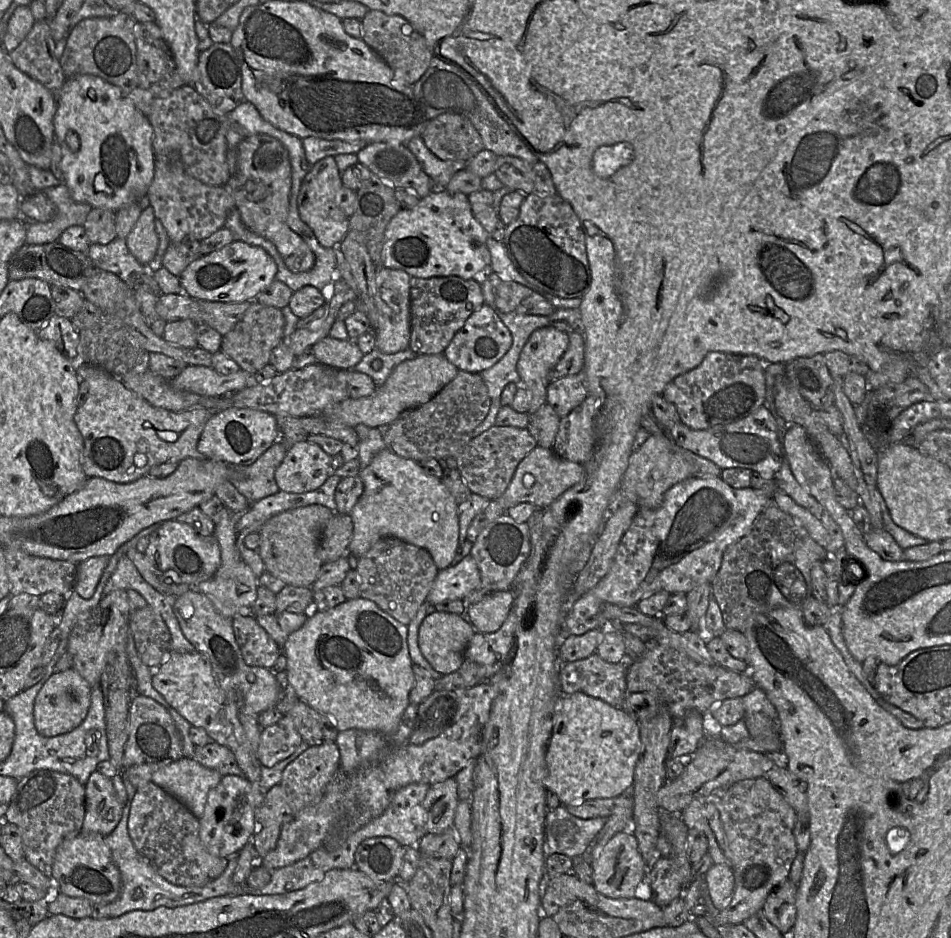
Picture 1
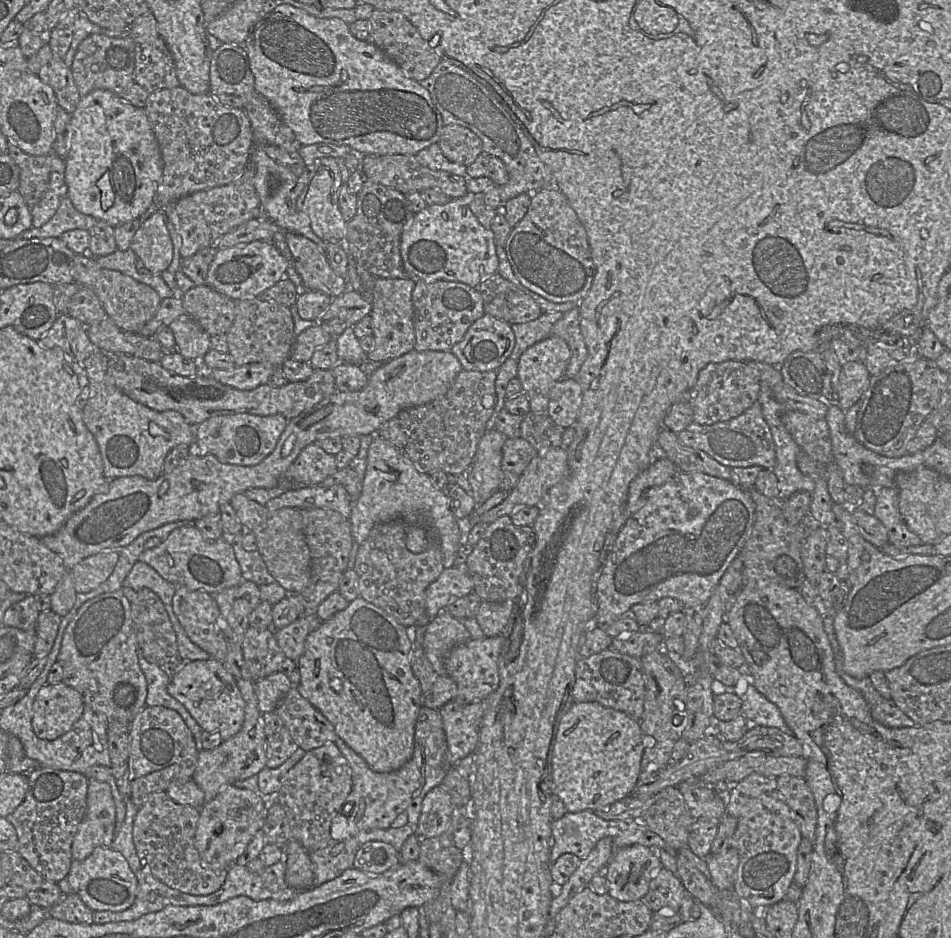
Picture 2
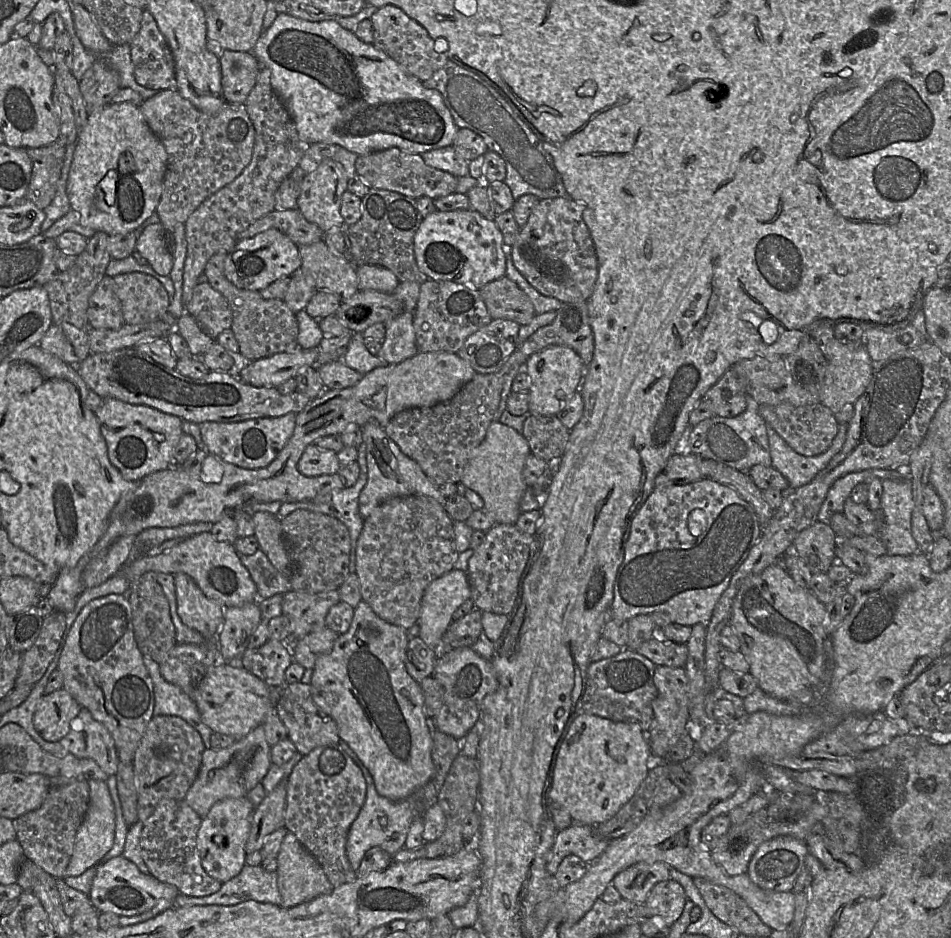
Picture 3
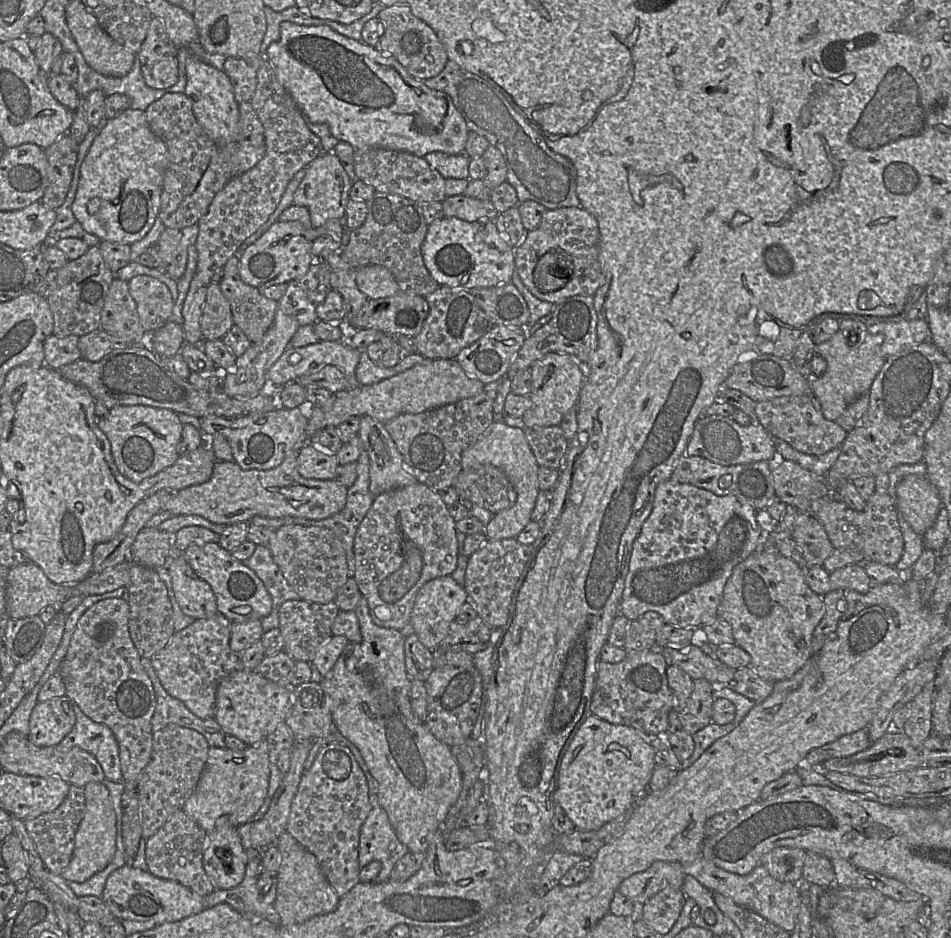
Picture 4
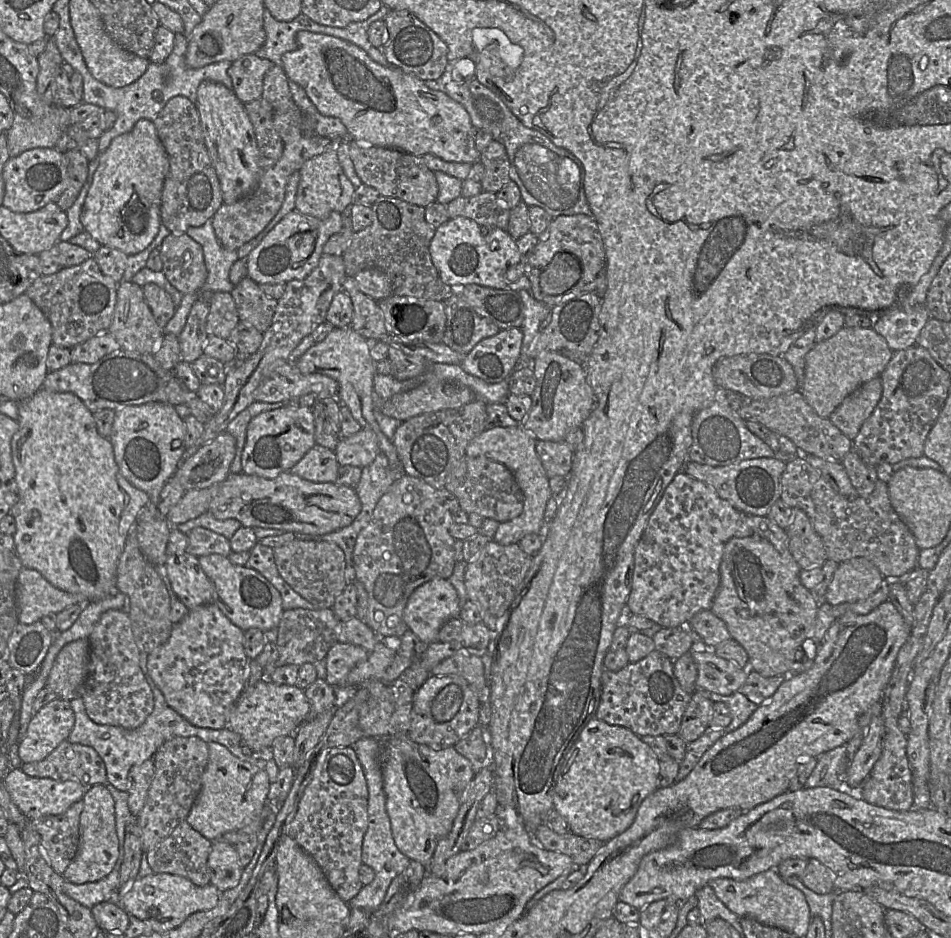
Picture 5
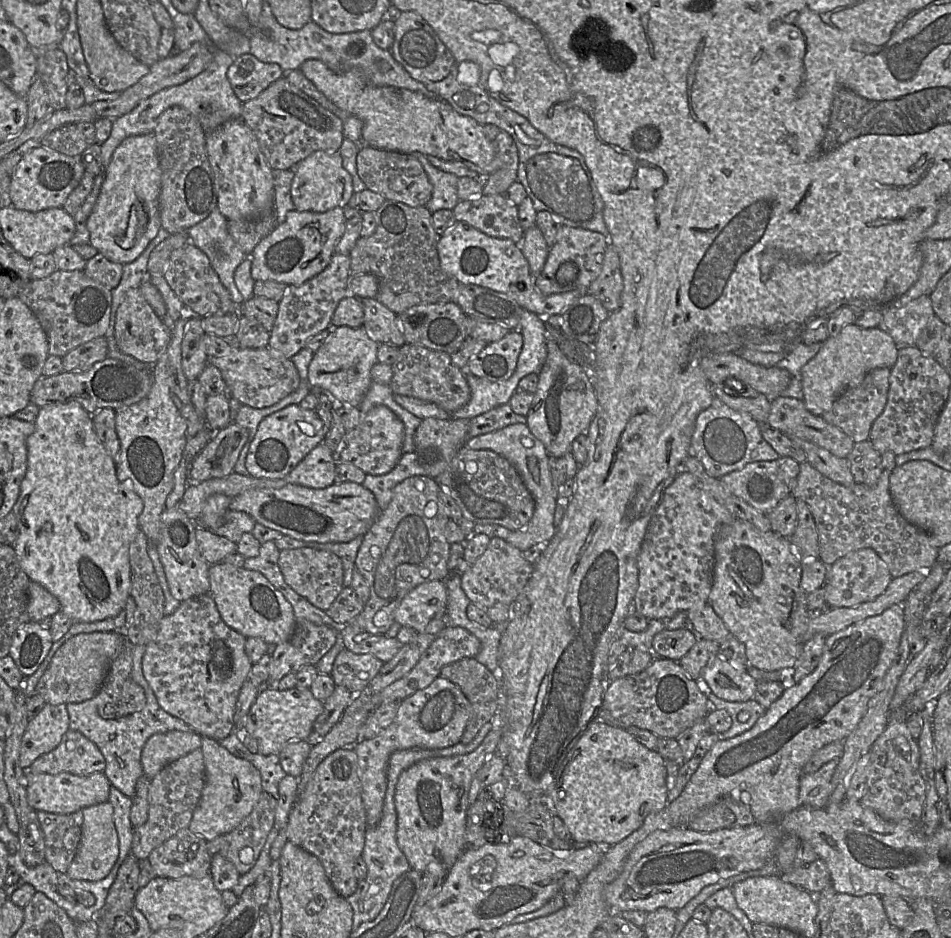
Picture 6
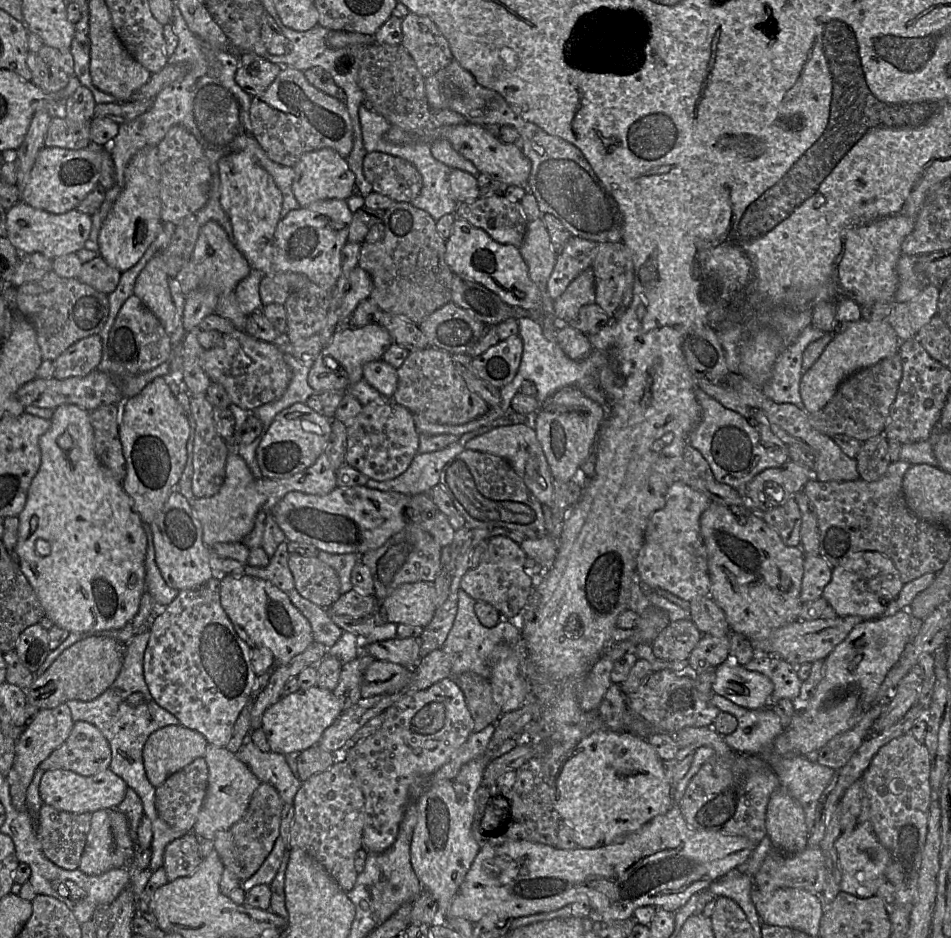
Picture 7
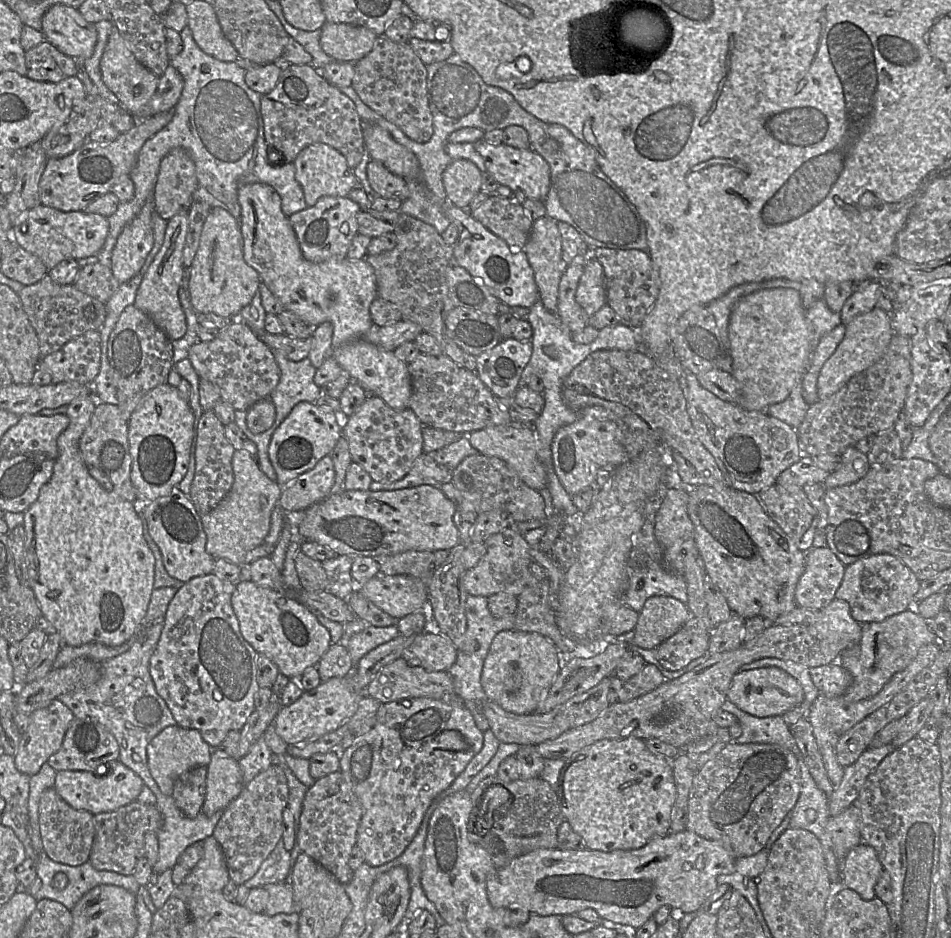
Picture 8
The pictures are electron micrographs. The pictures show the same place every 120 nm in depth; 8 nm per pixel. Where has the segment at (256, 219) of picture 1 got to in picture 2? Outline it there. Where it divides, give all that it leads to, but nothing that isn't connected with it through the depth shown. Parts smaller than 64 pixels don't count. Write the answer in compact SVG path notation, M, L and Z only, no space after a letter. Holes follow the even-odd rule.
M286 232L285 240L305 289L321 291L332 298L348 289L346 277L333 271L324 251L317 244L293 232Z

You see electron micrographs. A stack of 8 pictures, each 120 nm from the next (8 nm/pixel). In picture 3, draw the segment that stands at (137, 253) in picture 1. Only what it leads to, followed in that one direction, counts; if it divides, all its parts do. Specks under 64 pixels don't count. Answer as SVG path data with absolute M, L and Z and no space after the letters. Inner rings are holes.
M161 222L147 226L136 242L138 251L161 276L169 276L173 267L173 255L168 246L168 230Z

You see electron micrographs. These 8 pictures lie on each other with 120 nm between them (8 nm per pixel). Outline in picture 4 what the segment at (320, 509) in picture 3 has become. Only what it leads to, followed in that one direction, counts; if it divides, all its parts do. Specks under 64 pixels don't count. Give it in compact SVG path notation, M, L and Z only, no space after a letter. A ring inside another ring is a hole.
M365 449L358 460L358 477L348 488L344 508L333 516L322 520L294 517L292 525L318 526L332 530L340 539L346 554L348 577L354 578L354 538L357 529L370 509L375 496L369 490L370 460Z

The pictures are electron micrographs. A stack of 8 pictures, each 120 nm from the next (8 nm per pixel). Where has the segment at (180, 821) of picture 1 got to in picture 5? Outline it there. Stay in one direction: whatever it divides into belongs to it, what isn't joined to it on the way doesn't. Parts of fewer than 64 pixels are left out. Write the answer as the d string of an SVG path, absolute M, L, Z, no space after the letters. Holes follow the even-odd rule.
M186 821L181 822L170 835L147 852L148 863L154 873L167 873L187 878L197 886L210 884L208 857L212 841L194 830Z

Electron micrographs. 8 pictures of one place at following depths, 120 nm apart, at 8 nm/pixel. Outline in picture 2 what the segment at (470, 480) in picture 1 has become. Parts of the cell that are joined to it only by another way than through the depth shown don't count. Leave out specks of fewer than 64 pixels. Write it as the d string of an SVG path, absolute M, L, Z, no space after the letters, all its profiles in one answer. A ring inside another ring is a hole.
M522 437L507 438L502 448L501 469L504 479L500 490L511 491L524 469L537 454L536 448Z

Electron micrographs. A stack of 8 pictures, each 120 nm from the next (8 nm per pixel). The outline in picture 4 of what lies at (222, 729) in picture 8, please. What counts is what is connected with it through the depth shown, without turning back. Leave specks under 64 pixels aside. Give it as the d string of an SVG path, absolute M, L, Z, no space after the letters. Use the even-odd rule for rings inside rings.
M221 613L207 619L195 619L189 626L175 632L167 645L150 659L165 691L201 719L214 718L220 680L241 668L240 655L230 648L231 624Z

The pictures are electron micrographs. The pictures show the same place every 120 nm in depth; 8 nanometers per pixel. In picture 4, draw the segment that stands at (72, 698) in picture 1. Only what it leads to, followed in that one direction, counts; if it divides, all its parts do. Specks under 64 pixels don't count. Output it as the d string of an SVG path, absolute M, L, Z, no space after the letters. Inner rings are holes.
M66 695L38 702L30 715L27 739L38 747L58 745L76 722L73 704Z

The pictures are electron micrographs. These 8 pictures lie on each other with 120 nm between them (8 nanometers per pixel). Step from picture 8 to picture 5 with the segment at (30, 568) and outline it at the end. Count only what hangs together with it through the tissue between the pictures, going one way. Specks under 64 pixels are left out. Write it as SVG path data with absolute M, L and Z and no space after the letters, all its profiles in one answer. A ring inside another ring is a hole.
M40 389L30 399L19 403L17 422L19 429L12 437L11 452L15 467L15 482L18 487L18 502L11 507L9 514L14 518L16 524L16 531L13 535L14 550L23 567L37 570L54 587L77 596L83 596L88 602L115 595L120 592L116 585L118 561L124 550L129 530L135 523L139 510L148 501L147 494L134 487L122 476L114 458L111 442L98 433L93 413L75 394Z

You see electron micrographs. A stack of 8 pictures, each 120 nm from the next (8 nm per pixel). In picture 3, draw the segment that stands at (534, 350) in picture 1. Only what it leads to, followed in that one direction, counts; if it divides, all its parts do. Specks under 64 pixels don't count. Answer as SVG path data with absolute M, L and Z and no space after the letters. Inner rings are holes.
M551 345L532 354L523 369L530 378L528 414L551 416L559 412L562 402L579 391L586 366L570 347Z

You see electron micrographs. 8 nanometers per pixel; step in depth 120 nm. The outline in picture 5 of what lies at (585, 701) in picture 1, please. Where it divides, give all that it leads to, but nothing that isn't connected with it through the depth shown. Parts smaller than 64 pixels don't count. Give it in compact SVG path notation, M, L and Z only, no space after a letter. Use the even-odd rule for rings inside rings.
M591 719L581 730L555 774L550 795L555 809L565 818L572 833L607 842L627 830L642 801L660 787L659 759L640 736L624 726Z

